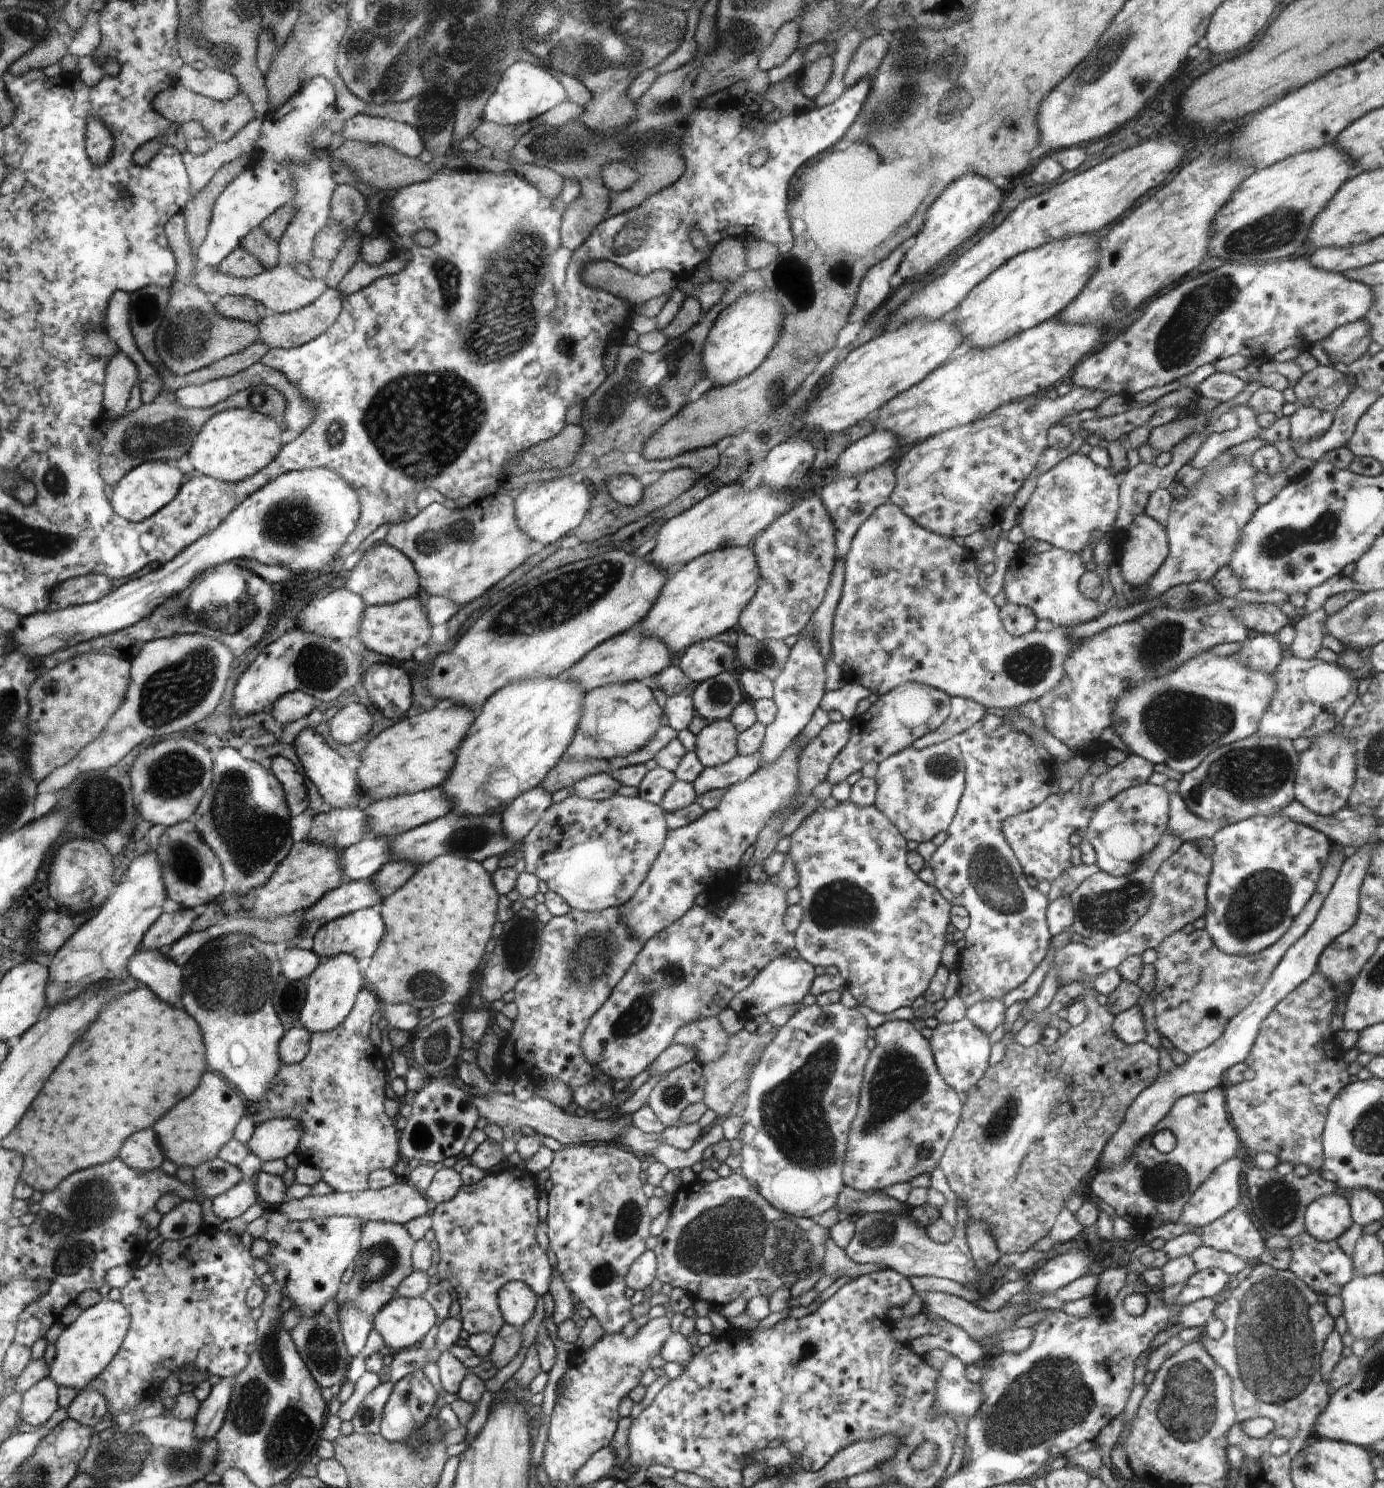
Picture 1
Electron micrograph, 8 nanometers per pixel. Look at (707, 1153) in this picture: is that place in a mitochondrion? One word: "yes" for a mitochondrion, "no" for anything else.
no

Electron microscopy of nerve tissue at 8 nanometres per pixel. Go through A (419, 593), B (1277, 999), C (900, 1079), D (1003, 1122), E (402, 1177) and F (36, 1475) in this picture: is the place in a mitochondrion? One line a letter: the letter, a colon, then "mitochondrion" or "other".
A: other
B: other
C: mitochondrion
D: mitochondrion
E: other
F: mitochondrion

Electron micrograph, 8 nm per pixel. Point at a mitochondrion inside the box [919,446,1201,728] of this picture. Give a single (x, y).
(1158, 648)

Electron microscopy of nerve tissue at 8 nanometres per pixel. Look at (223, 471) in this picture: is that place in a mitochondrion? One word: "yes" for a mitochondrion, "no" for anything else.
no

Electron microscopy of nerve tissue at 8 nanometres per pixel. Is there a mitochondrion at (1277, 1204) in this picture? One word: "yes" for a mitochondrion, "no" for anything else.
yes

